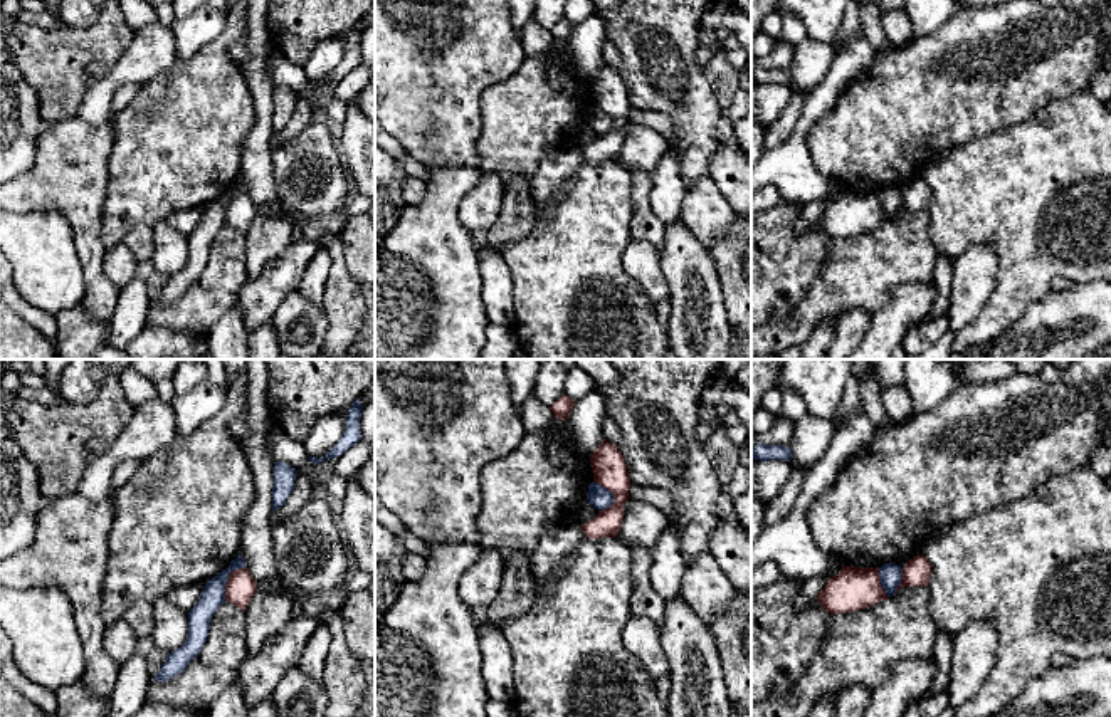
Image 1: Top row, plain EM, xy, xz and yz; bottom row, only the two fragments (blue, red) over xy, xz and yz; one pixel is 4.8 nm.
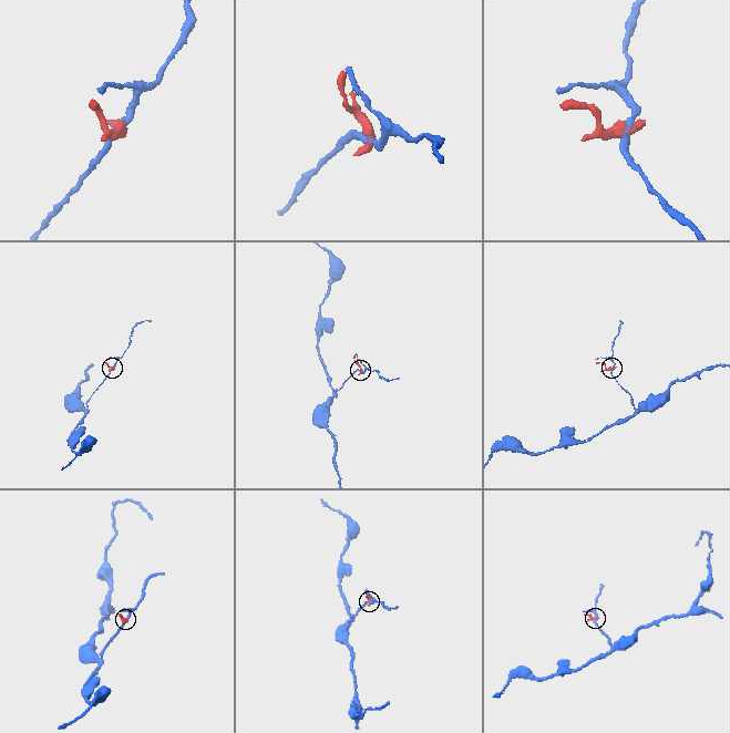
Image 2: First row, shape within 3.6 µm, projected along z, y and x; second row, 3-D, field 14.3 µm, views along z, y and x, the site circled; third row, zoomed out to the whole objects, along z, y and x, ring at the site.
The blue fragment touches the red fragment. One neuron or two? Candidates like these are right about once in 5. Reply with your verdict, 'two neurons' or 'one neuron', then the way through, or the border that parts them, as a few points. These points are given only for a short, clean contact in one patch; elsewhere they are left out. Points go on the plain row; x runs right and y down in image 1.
two neurons; border xy (246, 190), (236, 192), (231, 197), (226, 205), (224, 224)

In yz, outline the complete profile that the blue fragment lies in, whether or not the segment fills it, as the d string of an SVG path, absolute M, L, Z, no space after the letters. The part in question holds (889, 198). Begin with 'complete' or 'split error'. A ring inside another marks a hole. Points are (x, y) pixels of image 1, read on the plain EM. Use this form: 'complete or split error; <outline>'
complete; M892 186L882 188L879 191L879 203L887 222L894 220L898 210L903 203L903 191Z

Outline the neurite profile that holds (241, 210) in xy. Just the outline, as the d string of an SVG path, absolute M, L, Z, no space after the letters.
M247 191L234 193L227 203L225 225L245 233L255 218L257 207Z

